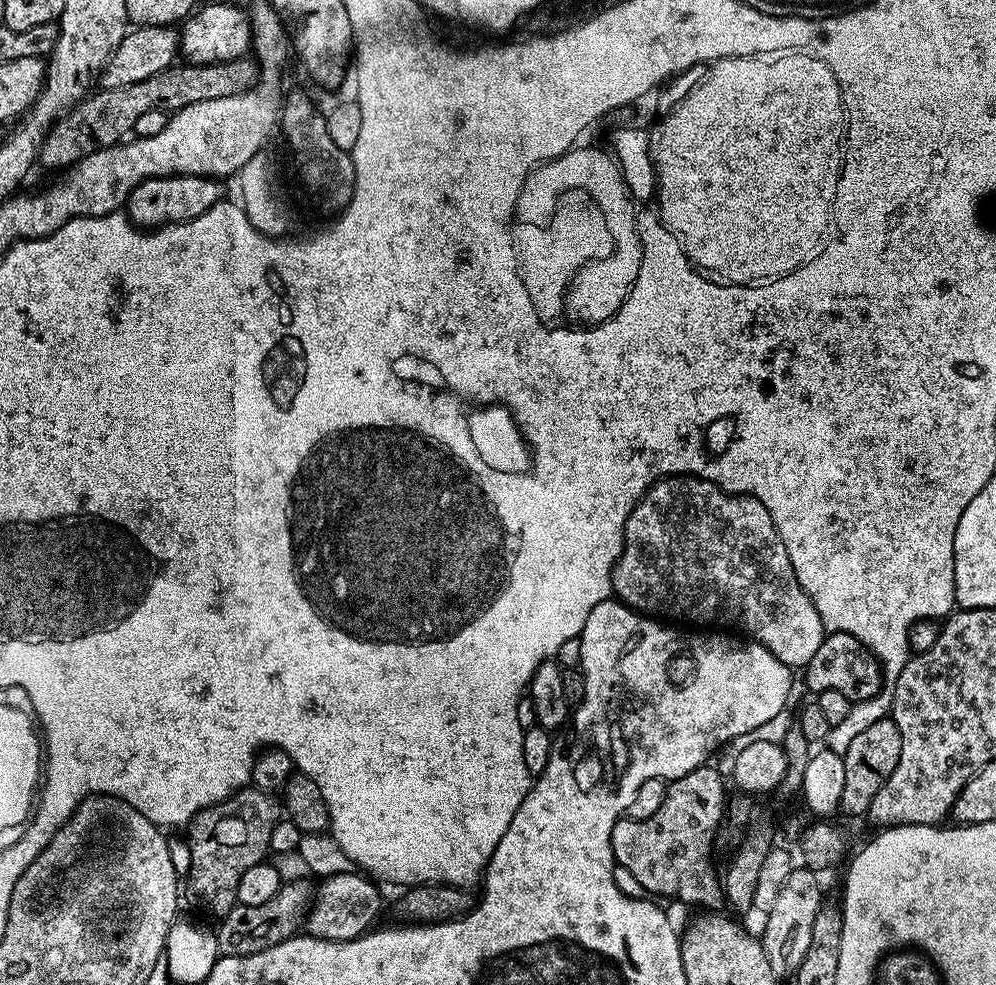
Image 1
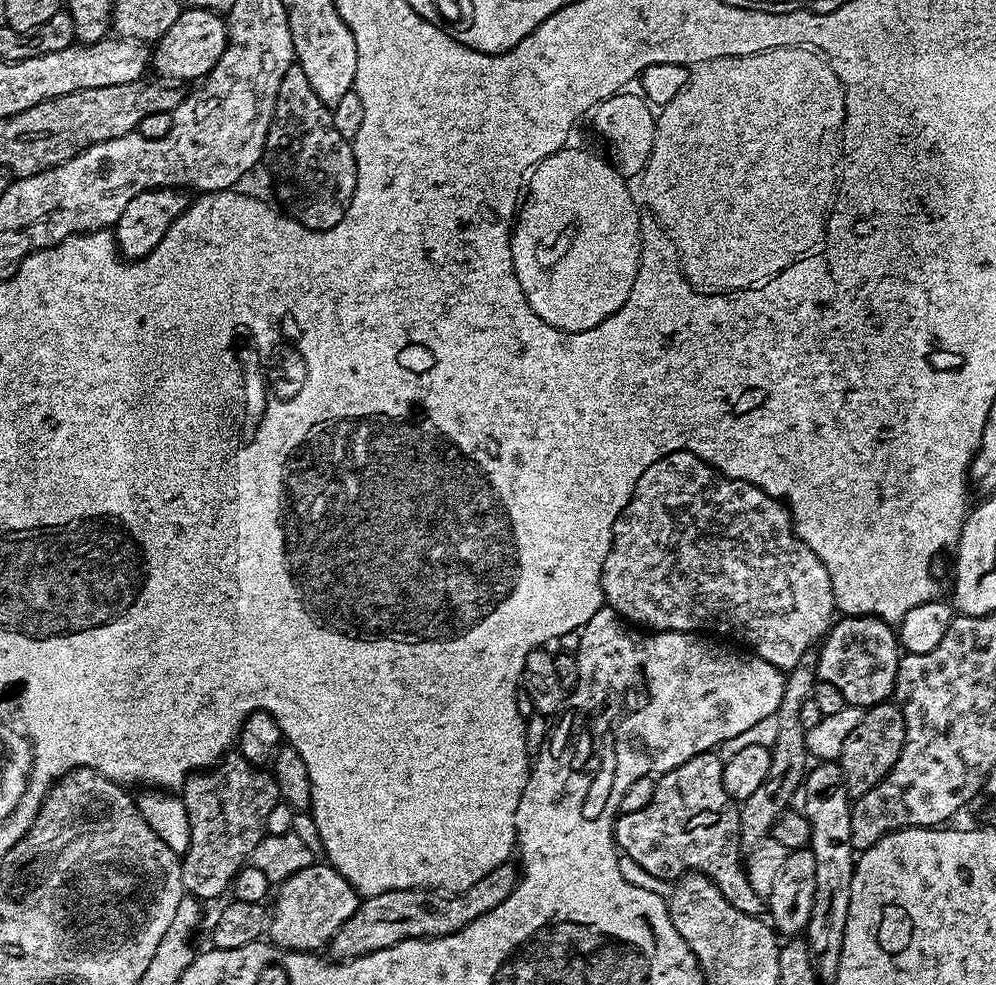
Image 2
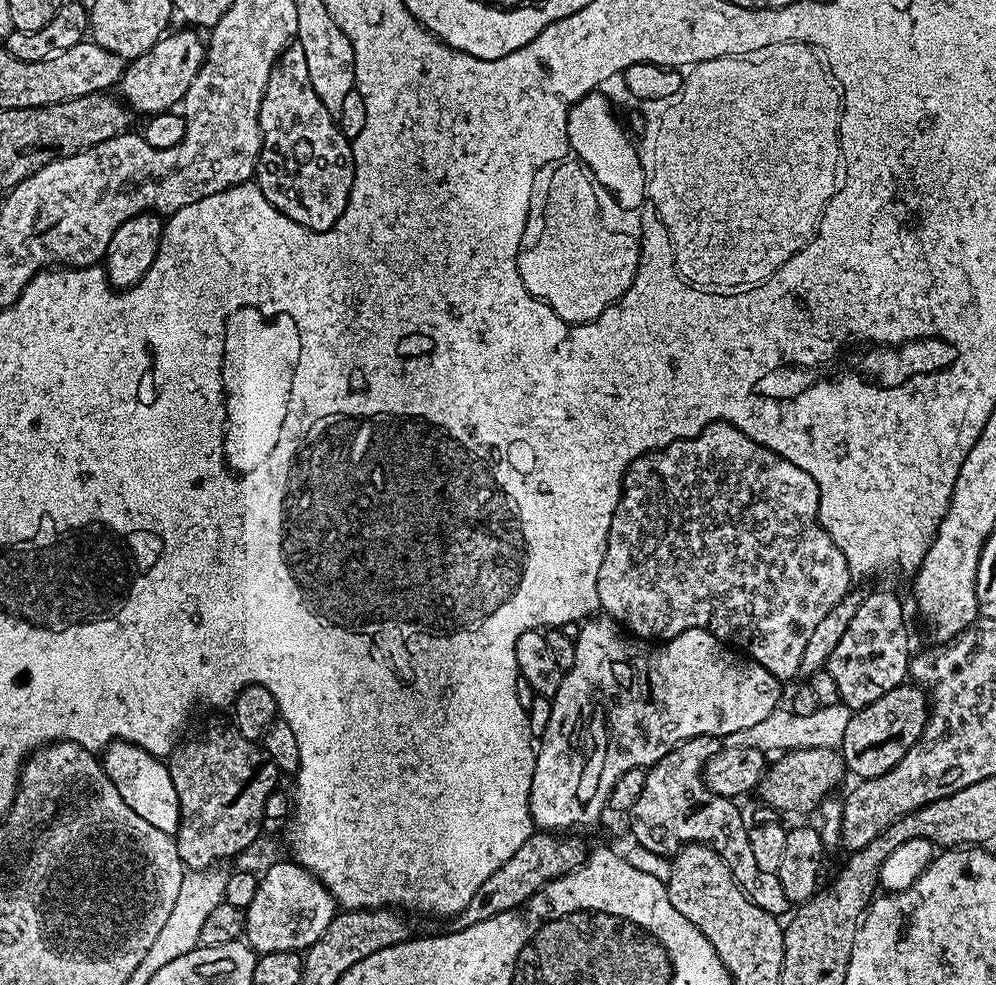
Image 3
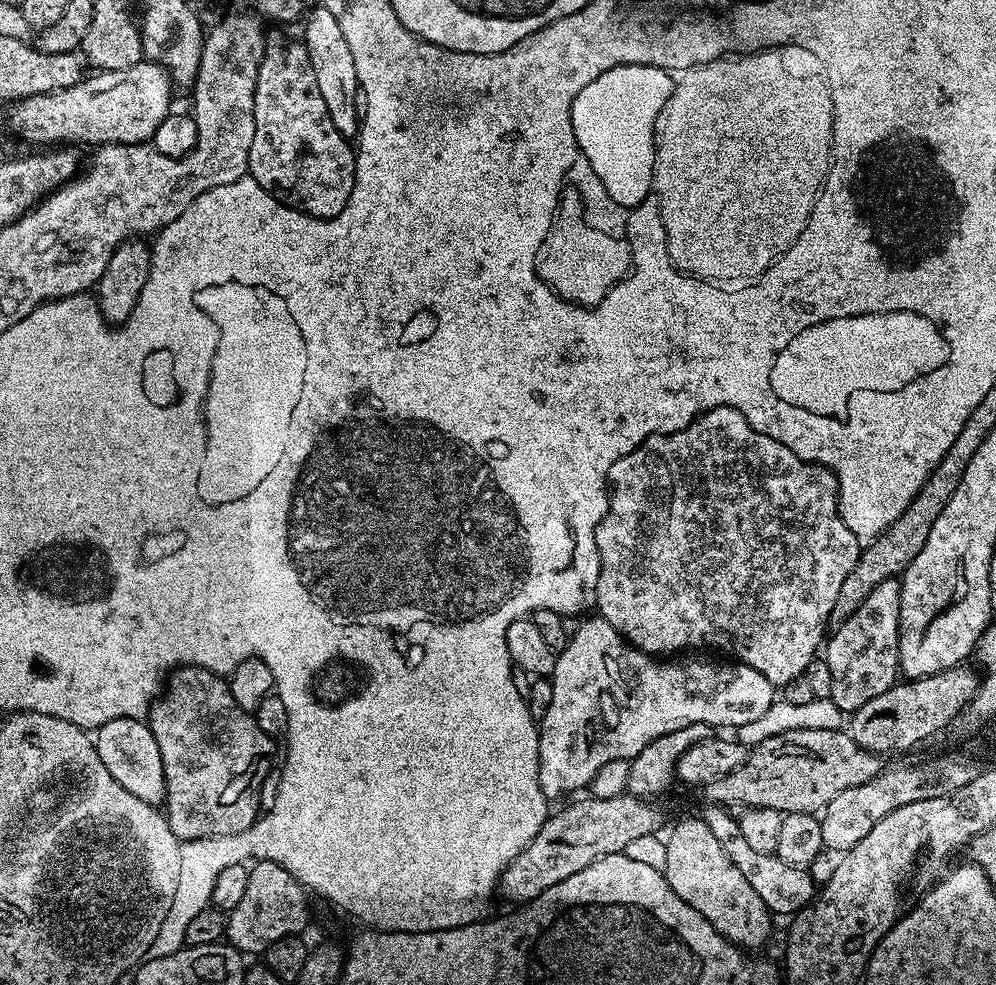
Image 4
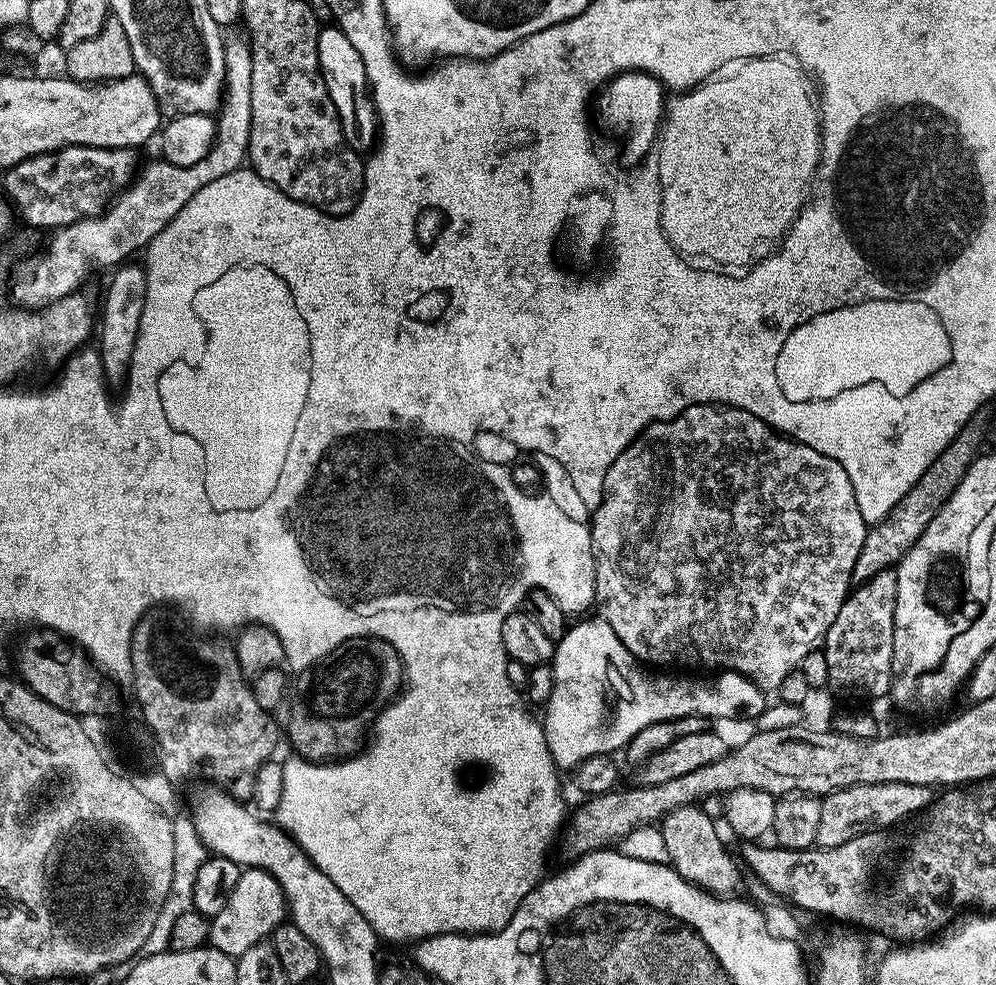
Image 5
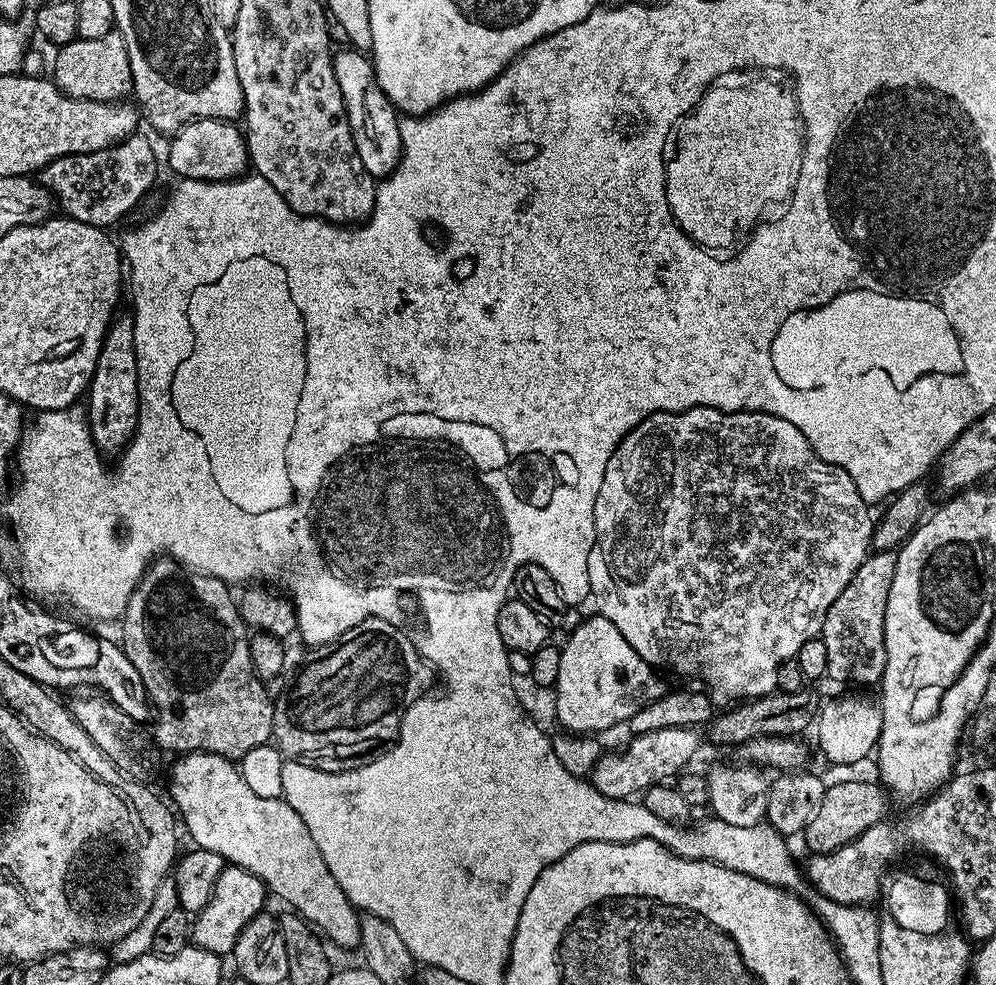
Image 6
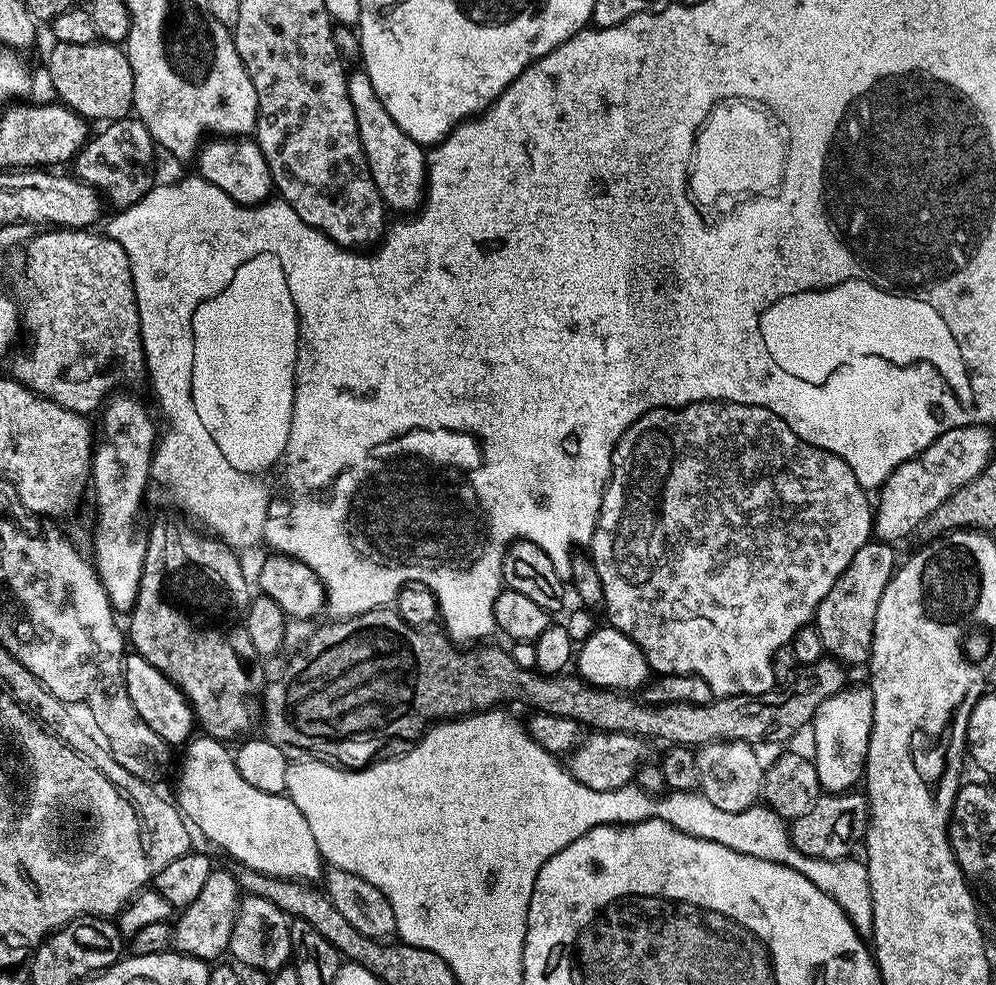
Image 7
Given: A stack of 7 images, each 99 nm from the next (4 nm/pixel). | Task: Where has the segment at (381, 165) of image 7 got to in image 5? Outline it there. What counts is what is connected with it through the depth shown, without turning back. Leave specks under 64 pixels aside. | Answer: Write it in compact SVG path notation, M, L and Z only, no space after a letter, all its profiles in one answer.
M324 26L318 34L318 62L320 73L326 82L326 90L330 94L330 102L334 102L334 110L340 119L346 142L357 150L371 149L378 136L378 121L366 78L368 68L362 66L362 54L354 50L350 38L346 38L346 34L342 34L338 26Z

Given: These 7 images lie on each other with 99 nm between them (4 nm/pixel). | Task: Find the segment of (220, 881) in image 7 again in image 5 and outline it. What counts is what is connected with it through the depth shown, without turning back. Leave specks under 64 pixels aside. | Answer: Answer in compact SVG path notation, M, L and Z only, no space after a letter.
M244 868L238 878L238 886L234 886L230 898L226 898L226 906L222 906L222 910L211 917L208 944L222 950L222 954L227 956L241 956L250 950L250 946L265 943L275 928L285 923L288 915L288 899L274 877L261 868Z

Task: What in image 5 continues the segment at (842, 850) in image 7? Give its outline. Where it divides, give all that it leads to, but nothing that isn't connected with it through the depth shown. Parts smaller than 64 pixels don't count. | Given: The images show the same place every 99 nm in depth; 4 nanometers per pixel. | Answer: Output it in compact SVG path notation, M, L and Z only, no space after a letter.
M878 782L877 784L855 784L820 800L822 815L818 821L818 838L815 847L833 848L842 846L842 842L850 842L850 838L858 838L863 832L884 830L915 812L923 813L934 799L932 788L918 786L910 782Z

